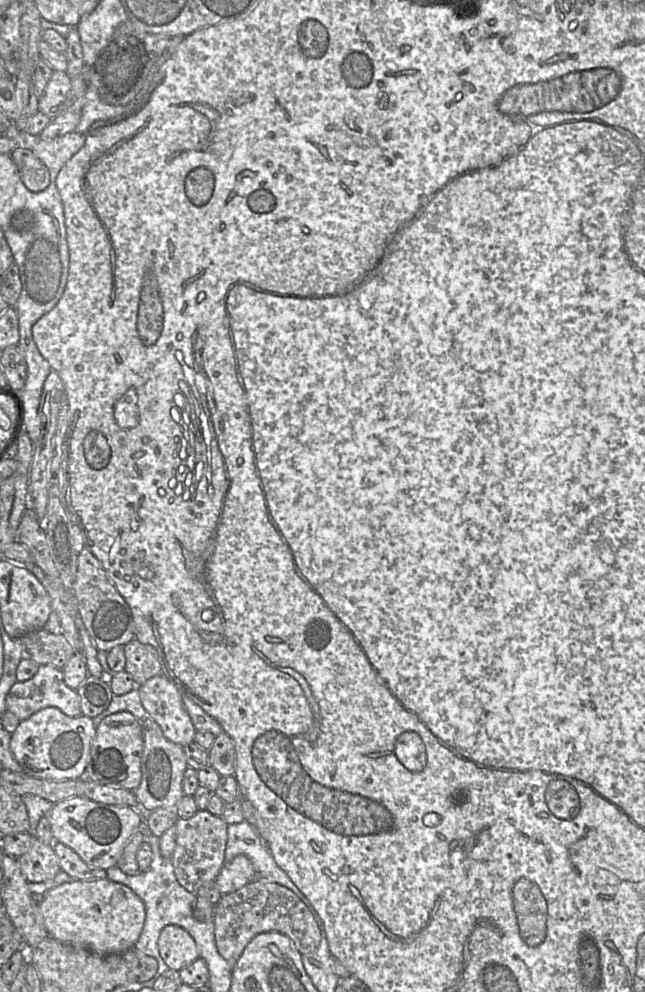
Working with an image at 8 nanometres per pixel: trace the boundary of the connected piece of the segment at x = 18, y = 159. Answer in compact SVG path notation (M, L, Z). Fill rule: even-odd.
M16 147L10 156L19 168L22 182L30 191L40 192L50 185L48 168L30 148Z

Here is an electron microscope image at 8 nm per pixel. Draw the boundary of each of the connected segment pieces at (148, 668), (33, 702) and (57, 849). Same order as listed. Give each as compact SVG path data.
M135 638L124 647L125 671L131 675L139 688L148 679L162 673L156 649Z
M40 665L32 678L22 682L15 682L6 696L5 705L6 711L12 713L19 723L46 707L55 707L70 717L82 715L76 690L65 684L62 669L52 665Z
M52 838L49 845L58 857L60 869L72 878L81 881L107 878L106 870L87 865L71 848L64 844Z

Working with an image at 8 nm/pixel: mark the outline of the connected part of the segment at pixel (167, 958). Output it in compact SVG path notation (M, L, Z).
M168 925L163 928L158 939L158 949L168 968L180 971L199 959L197 945L183 928Z

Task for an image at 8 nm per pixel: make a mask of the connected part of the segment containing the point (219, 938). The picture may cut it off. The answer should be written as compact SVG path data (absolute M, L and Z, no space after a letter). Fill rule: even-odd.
M253 881L234 892L222 895L214 905L212 920L218 952L232 970L248 943L257 934L284 934L292 940L302 956L314 951L321 940L320 928L309 907L291 890L277 883Z

